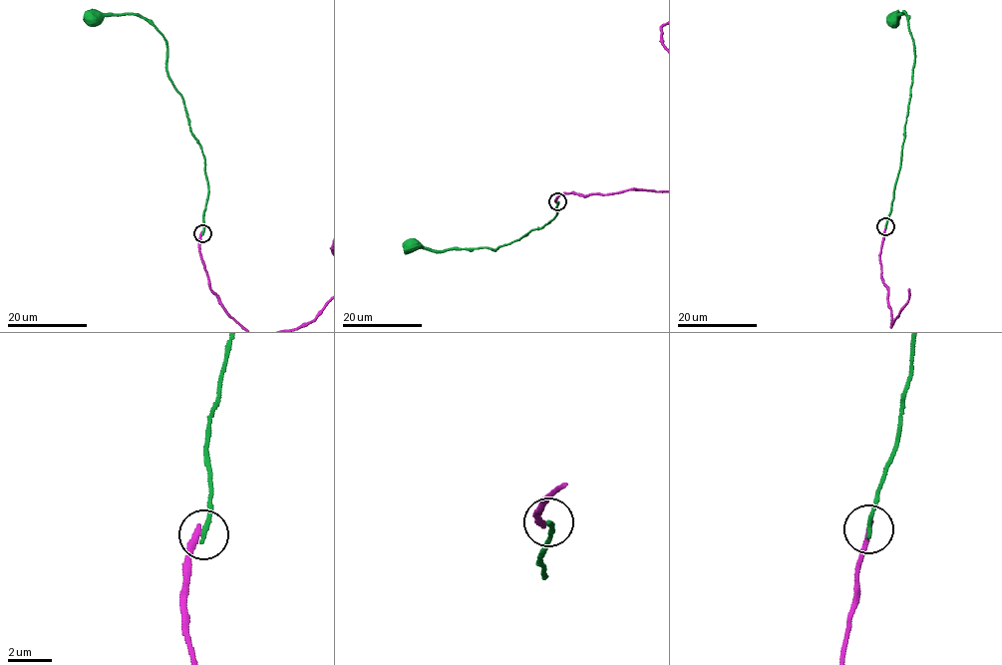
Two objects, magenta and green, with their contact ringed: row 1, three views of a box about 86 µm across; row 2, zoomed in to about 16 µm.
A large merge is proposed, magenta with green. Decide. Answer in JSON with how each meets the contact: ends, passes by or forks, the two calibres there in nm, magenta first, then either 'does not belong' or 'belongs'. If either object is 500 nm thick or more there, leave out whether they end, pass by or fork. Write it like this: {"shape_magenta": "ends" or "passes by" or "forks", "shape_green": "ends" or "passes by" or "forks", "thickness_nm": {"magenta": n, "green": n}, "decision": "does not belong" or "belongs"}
{"shape_magenta": "ends", "shape_green": "ends", "thickness_nm": {"magenta": 280, "green": 200}, "decision": "does not belong"}

